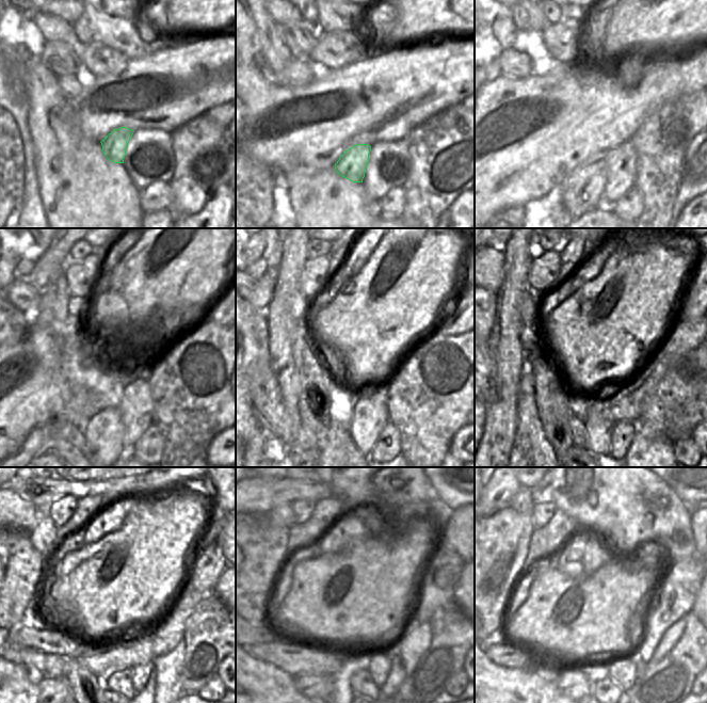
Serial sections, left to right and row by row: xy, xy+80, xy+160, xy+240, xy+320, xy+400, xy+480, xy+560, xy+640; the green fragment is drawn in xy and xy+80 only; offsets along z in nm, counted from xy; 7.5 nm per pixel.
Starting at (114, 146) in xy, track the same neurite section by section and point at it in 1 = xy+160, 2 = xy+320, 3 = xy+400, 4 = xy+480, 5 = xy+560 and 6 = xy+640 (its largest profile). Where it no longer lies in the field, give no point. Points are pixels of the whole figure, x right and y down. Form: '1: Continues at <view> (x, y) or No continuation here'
1: Continues at xy+160 (582, 191)
2: Continues at xy+320 (338, 434)
3: No continuation here
4: No continuation here
5: No continuation here
6: No continuation here.

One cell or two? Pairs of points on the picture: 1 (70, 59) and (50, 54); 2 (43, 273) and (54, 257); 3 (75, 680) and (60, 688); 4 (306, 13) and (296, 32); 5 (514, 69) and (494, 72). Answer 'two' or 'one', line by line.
1: one
2: one
3: two
4: two
5: two

